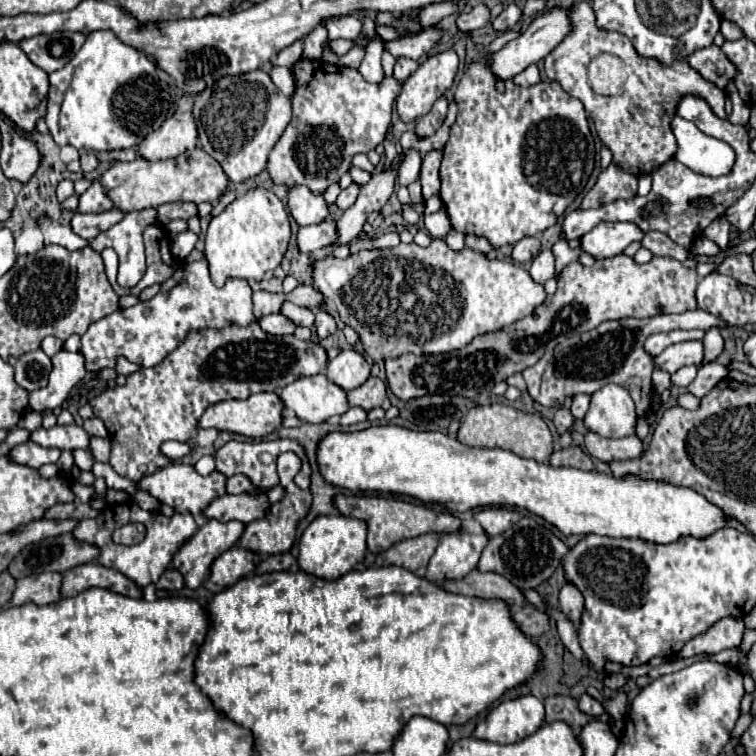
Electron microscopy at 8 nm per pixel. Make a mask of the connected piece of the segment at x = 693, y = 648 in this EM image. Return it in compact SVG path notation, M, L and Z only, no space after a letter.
M723 617L721 621L717 621L717 625L711 625L705 633L687 641L685 647L679 651L679 657L693 657L697 653L719 653L723 649L739 647L743 641L743 631L743 619Z

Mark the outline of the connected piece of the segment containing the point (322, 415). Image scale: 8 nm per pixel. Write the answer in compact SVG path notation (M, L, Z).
M323 373L317 377L301 377L281 391L285 407L293 409L307 423L323 423L349 409L347 393L329 381Z

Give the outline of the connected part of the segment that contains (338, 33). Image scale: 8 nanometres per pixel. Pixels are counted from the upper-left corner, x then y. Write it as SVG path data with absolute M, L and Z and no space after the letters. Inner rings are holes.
M353 15L333 17L333 21L325 23L329 31L329 39L357 39L361 35L361 21Z

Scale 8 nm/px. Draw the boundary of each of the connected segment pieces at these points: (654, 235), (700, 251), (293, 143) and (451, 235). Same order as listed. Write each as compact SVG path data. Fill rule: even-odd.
M647 231L641 245L649 249L653 255L673 257L677 261L685 261L690 253L689 249L681 249L681 245L673 243L665 233L659 233L659 231Z
M699 237L691 249L693 255L717 255L720 252L717 245L709 245L709 239L707 237Z
M307 59L293 65L293 75L297 81L291 99L293 119L269 153L267 171L275 183L301 183L313 193L323 193L349 171L355 153L369 153L383 143L401 83L395 77L385 77L381 83L367 83L357 69Z
M451 229L451 231L445 235L445 243L447 243L451 249L461 251L461 249L465 247L465 235L459 233L459 231L455 231L455 229Z

